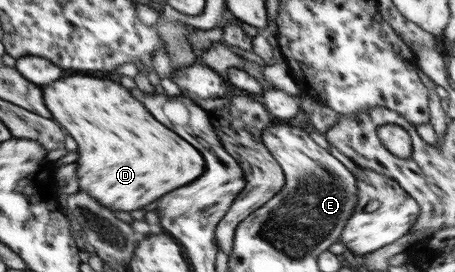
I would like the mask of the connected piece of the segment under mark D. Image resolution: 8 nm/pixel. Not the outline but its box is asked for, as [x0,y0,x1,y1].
[45,76,205,212]

